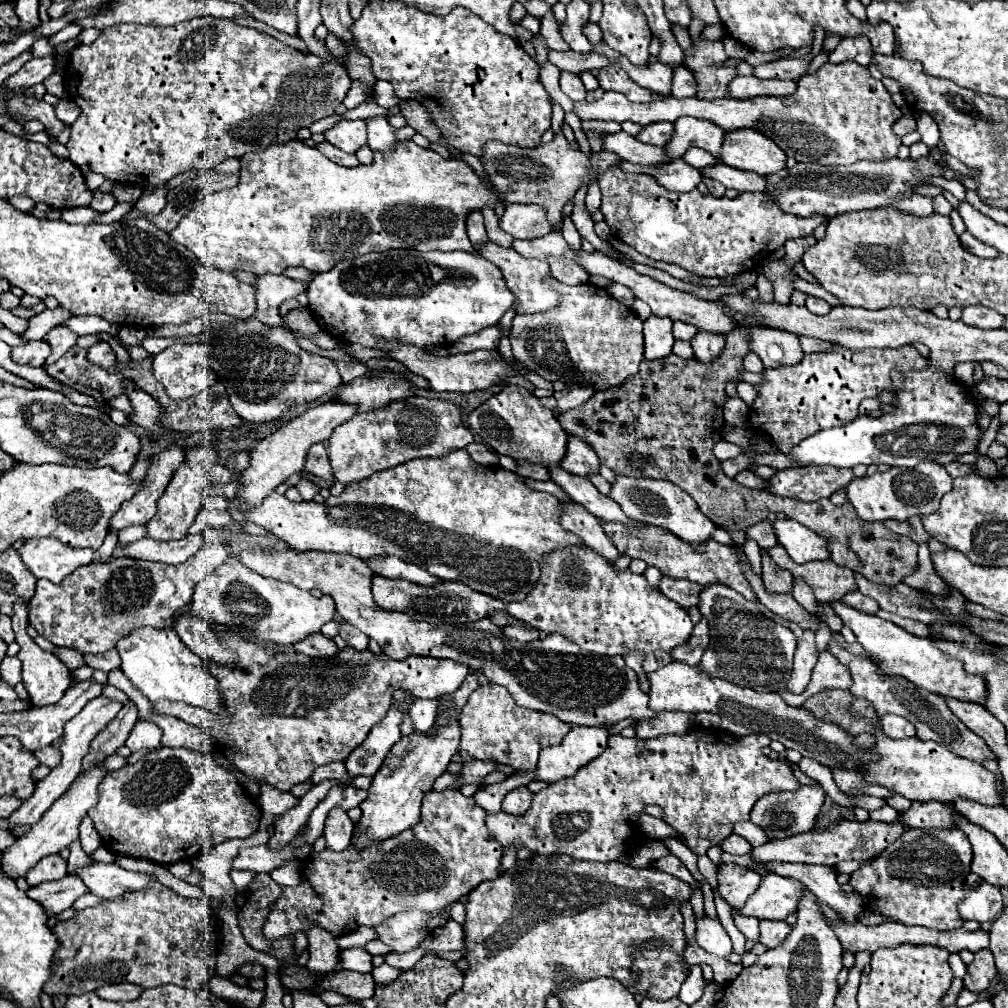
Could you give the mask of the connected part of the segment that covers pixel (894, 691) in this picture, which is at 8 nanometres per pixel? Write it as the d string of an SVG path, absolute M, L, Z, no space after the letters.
M836 640L828 642L826 648L832 656L836 656L852 674L852 688L850 692L858 698L864 698L872 704L874 714L878 718L882 718L884 714L896 714L896 716L904 716L908 722L914 724L916 728L916 736L920 740L934 740L938 744L942 744L944 748L948 748L950 752L954 752L956 756L964 756L968 760L974 762L984 762L984 760L996 760L996 756L992 756L992 752L988 752L988 746L984 744L984 740L980 740L972 730L968 730L946 706L946 702L932 694L932 692L920 692L920 688L916 688L914 684L908 684L908 680L904 680L902 676L880 676L874 668L874 664L862 656L862 654L852 654L846 648L842 648Z

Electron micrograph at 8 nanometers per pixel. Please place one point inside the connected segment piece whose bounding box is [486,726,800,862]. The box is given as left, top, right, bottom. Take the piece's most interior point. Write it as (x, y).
(705, 781)

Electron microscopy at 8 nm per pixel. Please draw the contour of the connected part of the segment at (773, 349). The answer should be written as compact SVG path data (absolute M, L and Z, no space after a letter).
M748 328L748 348L758 354L764 368L778 368L782 364L792 366L804 358L798 336L792 336L790 332L776 332L772 328Z

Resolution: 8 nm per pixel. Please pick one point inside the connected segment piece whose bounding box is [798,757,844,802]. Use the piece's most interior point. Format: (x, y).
(822, 775)

